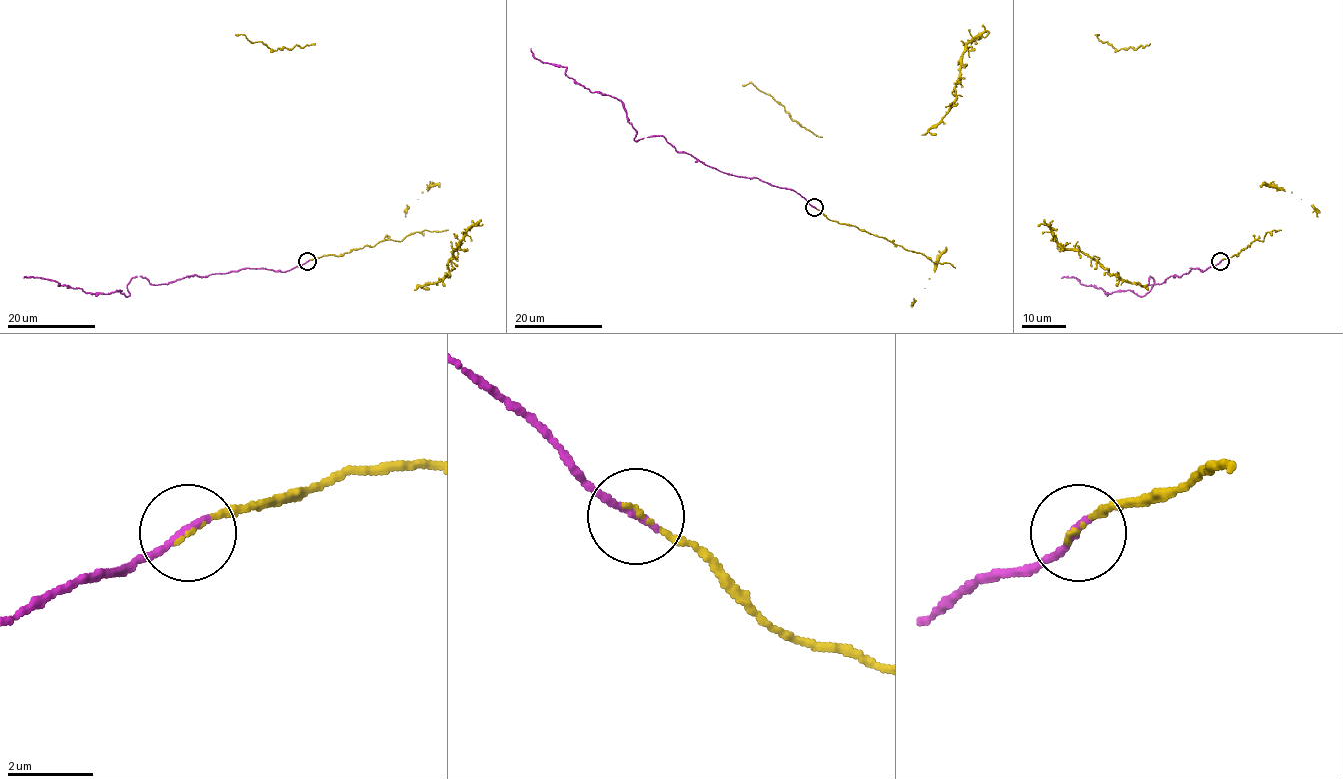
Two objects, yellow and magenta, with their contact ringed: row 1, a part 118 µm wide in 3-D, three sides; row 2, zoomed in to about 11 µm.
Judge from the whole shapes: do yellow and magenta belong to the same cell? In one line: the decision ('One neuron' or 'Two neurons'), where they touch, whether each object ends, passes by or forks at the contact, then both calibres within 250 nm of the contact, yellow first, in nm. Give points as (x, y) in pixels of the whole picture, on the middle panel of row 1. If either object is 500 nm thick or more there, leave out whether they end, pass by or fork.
One neuron. Place: (814, 207). At the ring yellow ends. At the ring magenta ends. Thickness 90 nm (yellow) against 200 nm

